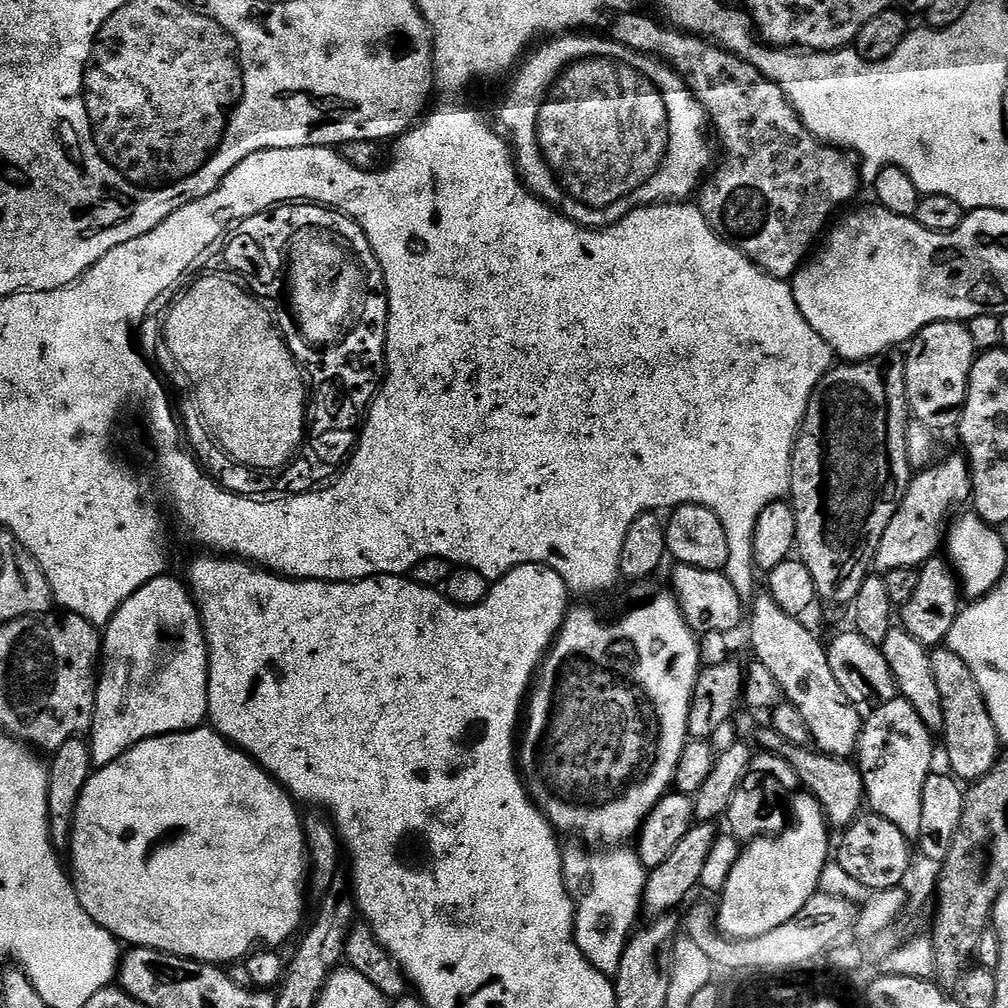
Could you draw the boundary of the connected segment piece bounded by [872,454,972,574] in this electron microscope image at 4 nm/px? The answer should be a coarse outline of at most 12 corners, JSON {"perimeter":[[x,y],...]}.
{"perimeter":[[957,454],[913,475],[872,559],[877,573],[919,568],[971,501]]}

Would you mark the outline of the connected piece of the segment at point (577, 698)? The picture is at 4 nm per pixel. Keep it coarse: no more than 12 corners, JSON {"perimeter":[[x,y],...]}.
{"perimeter":[[668,590],[573,607],[518,767],[623,845],[675,785],[702,671]]}

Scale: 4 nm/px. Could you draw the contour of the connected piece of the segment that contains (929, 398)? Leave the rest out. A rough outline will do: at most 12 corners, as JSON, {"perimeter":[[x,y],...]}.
{"perimeter":[[935,320],[912,337],[908,410],[955,429],[977,355],[964,322]]}

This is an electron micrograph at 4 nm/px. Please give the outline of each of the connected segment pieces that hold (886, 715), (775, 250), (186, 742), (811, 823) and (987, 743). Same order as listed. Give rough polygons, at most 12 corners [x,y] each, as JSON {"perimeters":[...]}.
{"perimeters":[[[903,698],[860,729],[866,804],[922,834],[934,734]],[[619,13],[718,145],[720,239],[788,280],[862,185],[780,86],[711,39]],[[211,726],[97,767],[82,910],[229,966],[305,923],[297,801]],[[793,796],[747,841],[719,893],[729,938],[778,930],[819,889],[830,825]],[[932,652],[951,775],[981,780],[1002,741],[970,666]]]}

